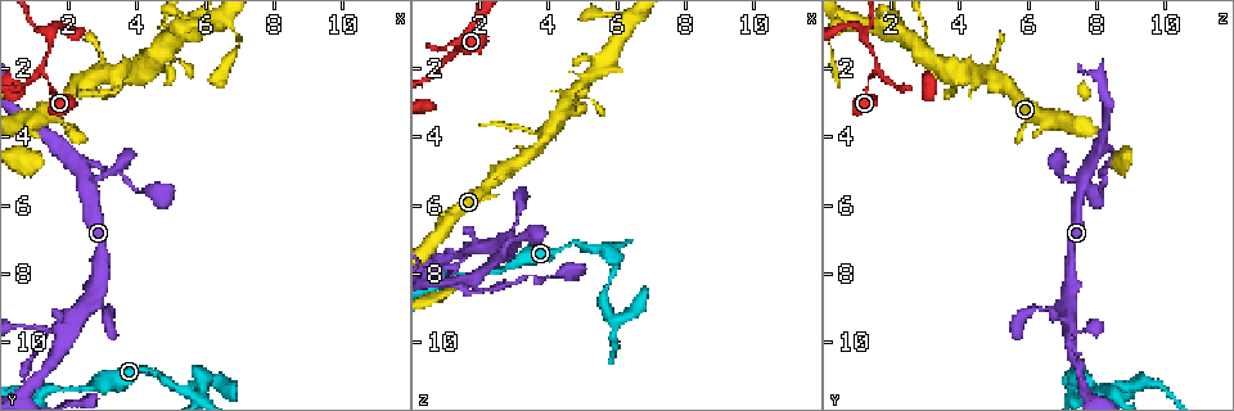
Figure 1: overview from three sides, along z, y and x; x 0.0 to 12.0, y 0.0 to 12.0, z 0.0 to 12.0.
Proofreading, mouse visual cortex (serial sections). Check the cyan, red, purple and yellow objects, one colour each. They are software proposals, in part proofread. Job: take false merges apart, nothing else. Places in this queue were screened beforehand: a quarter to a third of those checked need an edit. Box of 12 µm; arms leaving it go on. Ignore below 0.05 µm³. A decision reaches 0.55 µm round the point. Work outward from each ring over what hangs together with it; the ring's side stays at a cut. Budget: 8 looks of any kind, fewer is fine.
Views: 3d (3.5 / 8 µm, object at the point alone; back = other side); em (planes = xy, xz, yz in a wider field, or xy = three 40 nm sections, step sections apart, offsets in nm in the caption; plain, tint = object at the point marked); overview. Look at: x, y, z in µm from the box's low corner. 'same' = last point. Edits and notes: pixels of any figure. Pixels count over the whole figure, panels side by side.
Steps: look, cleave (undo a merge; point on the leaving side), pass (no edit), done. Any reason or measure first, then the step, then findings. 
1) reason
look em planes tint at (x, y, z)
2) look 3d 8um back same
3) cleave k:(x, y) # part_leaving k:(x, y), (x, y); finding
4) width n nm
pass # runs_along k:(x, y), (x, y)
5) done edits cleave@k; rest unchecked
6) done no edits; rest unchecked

three arms meet
look em xy step 3 tint at (1.2, 2.1, 1.6)

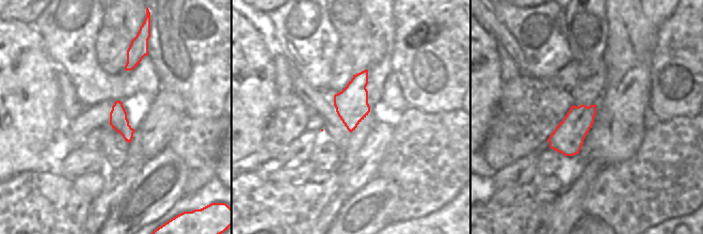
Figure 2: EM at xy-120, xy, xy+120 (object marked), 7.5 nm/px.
look 3d 3.5um back same

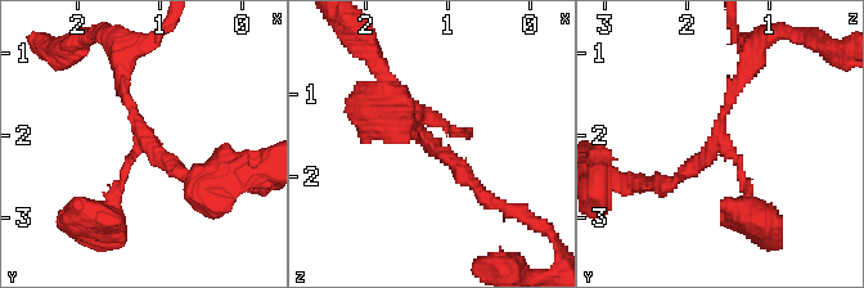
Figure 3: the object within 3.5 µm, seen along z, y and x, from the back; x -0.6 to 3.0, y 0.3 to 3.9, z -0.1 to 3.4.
arm_widths 100, 150, 200 nm
pass # runs_along 3:(109, 210), (142, 143), (122, 63); continuous, no second cell

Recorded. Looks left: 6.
abrupt turn
look 3d 3.5um at (1.8, 4.4, 8.1)

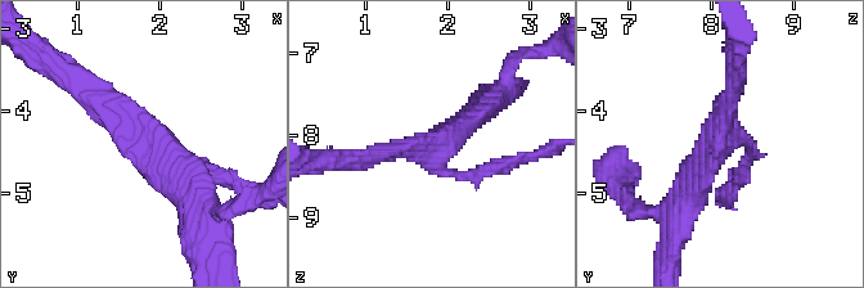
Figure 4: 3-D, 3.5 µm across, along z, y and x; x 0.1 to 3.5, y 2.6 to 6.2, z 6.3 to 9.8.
arms 3; arm_widths 150, 250, 350 nm
look em xy step 1 plain at (1.85, 4.30, 8.15)

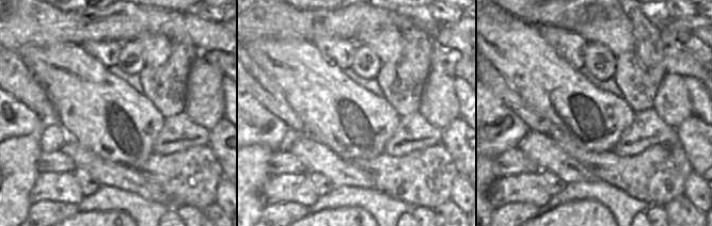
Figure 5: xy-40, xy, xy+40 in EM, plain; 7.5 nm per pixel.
where the object lies
look em xy step 1 tint same

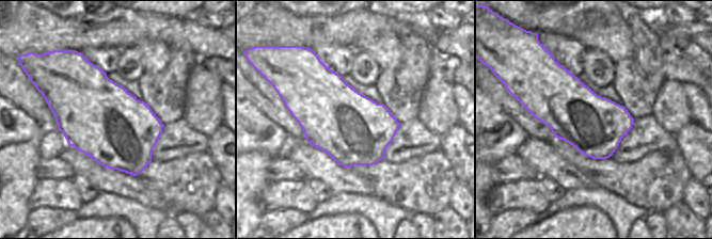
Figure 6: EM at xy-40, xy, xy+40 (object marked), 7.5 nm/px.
pass # runs_along 4:(687, 202), (727, 135), (752, 143), (742, 170); one cell here

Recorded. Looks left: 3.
abrupt turn
look 3d 3.5um at (5.9, 11.3, 7.4)

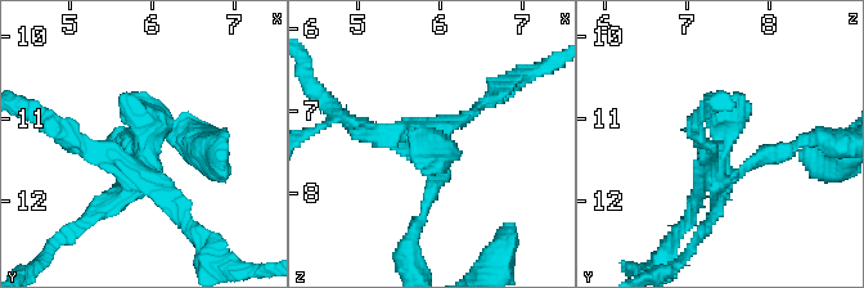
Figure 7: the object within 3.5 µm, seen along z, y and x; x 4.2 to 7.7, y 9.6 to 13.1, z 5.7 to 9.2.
need the tissue
look em xy step 2 tint at (5.85, 11.35, 7.45)

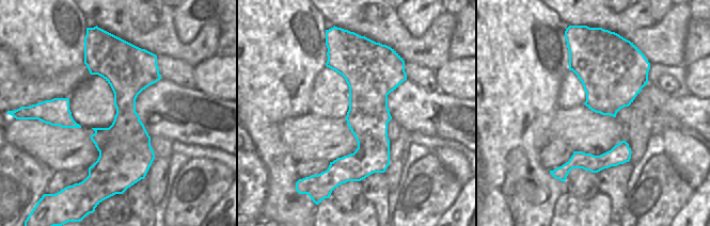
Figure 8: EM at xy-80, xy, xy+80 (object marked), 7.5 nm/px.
cleave 7:(774, 153) # part_leaving 7:(718, 175), (823, 136); a second cell is stuck on

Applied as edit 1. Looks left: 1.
done edits cleave@7; rest unchecked

